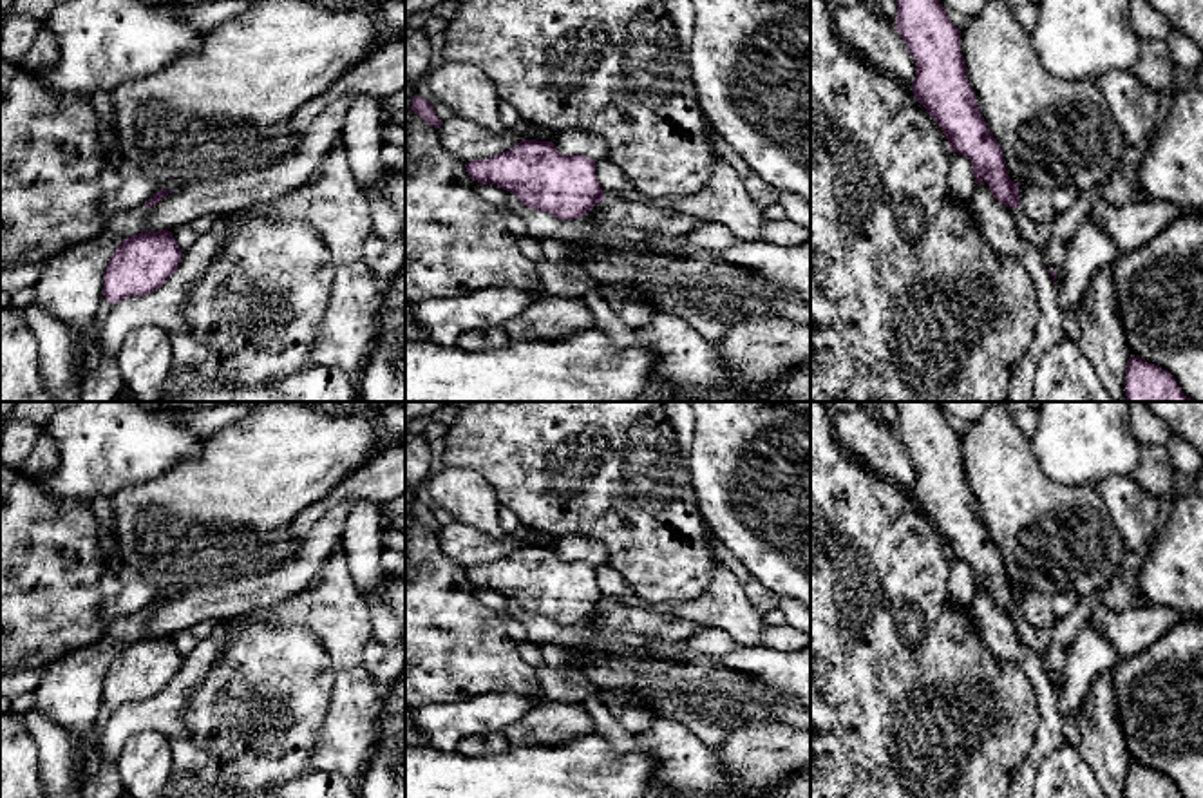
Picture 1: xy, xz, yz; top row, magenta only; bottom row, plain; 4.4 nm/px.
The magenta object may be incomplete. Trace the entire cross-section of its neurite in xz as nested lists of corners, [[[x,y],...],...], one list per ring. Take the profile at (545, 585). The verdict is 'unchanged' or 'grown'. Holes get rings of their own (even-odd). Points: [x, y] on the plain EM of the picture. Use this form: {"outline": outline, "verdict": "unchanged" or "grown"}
{"outline": [[[521,545],[514,554],[465,570],[472,586],[516,599],[523,612],[579,624],[604,604],[595,566],[564,561],[552,546]]], "verdict": "unchanged"}

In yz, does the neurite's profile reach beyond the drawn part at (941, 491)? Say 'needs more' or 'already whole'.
already whole

